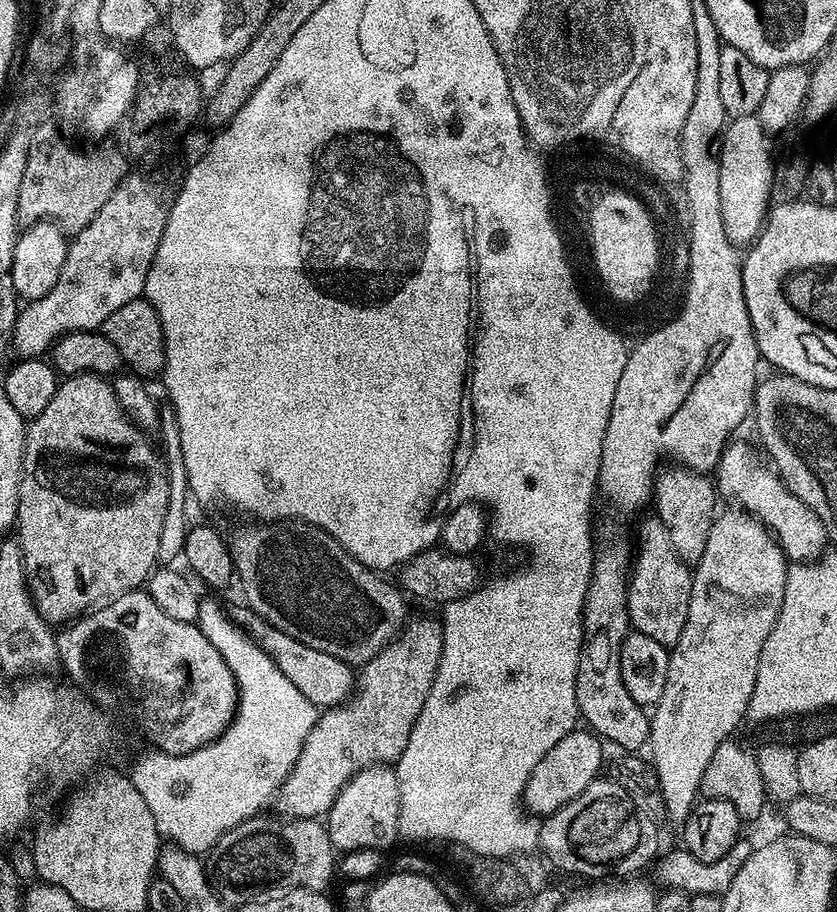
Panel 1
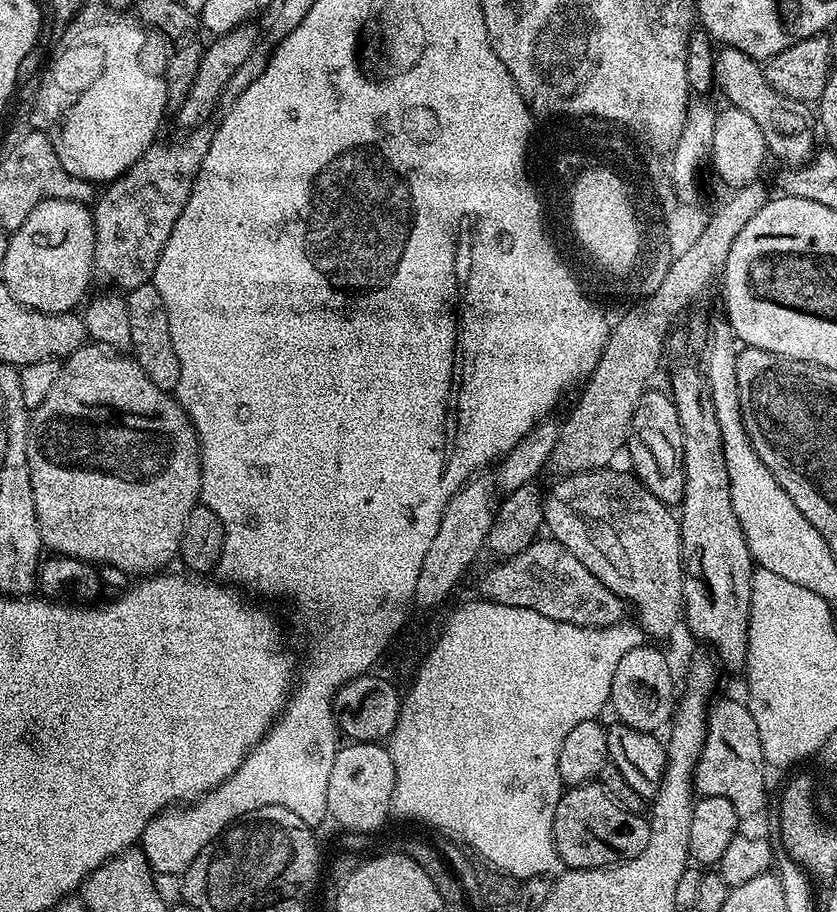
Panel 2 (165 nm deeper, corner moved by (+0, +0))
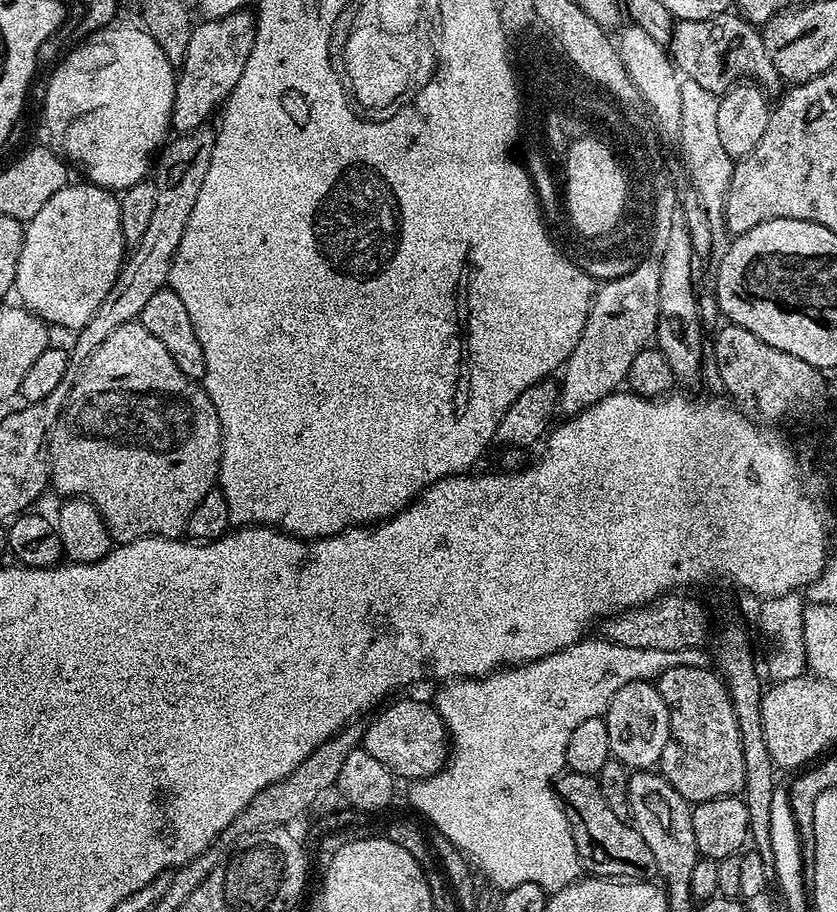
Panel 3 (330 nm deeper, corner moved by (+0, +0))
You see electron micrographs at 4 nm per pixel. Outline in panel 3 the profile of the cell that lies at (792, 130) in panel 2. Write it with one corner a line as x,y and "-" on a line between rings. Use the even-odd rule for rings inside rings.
732,10
710,18
676,20
672,29
670,55
687,79
698,82
702,90
713,94
727,92
741,78
747,78
768,90
781,83
778,70
774,70
774,62
770,62
770,54
766,54
763,35
751,20
745,20

